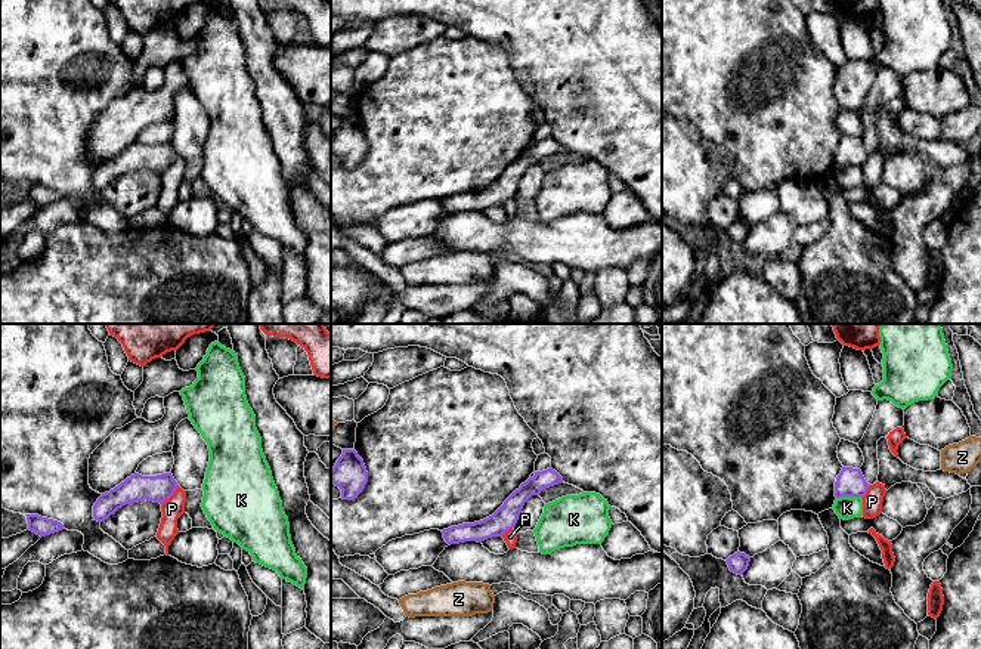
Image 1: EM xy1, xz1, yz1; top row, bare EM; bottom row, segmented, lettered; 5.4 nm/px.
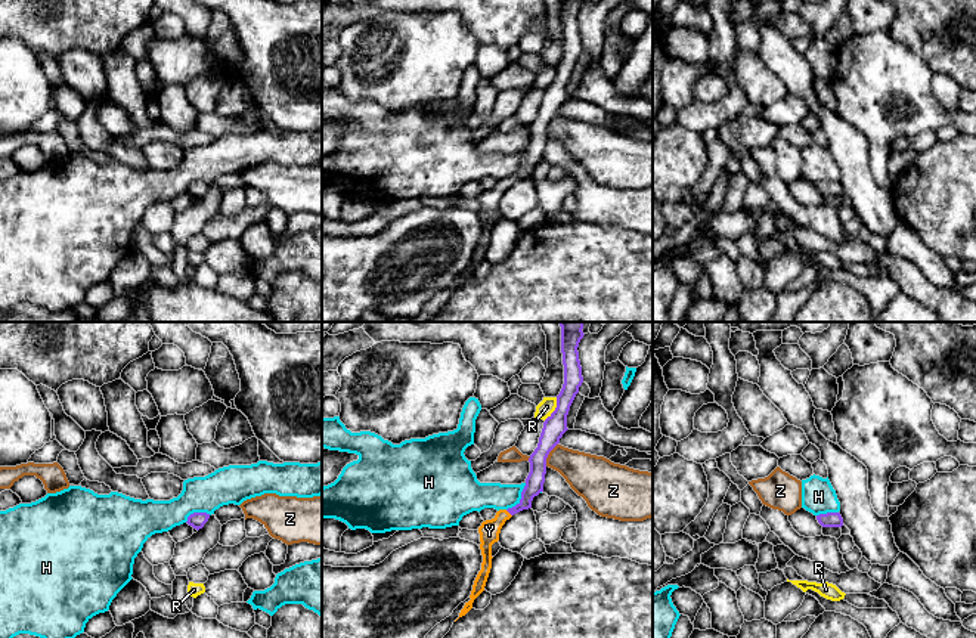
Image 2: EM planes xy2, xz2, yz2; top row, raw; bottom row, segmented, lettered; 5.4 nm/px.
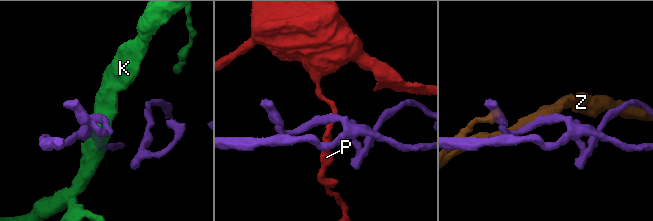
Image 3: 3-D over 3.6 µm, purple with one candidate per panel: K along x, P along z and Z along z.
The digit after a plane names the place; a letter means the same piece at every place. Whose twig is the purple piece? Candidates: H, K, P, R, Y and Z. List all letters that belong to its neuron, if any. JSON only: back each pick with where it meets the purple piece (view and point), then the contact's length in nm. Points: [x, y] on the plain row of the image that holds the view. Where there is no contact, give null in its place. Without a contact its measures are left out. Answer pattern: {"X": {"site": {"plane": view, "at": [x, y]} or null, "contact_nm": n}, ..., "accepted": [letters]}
{"Y": {"site": {"plane": "xz2", "at": [508, 180]}, "contact_nm": 50}, "accepted": ["Y"]}

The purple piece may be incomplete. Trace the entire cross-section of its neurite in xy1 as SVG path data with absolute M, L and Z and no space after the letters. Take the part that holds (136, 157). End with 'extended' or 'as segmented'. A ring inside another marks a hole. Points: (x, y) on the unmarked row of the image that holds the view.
M171 142L157 145L131 143L109 161L102 163L93 174L93 186L103 191L126 173L154 170L163 173L177 158Z; as segmented

